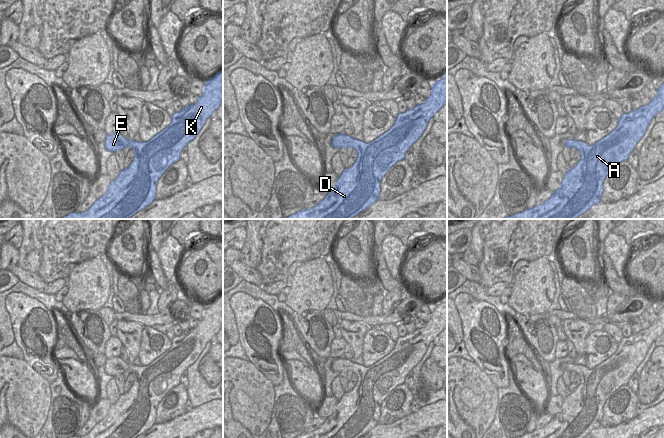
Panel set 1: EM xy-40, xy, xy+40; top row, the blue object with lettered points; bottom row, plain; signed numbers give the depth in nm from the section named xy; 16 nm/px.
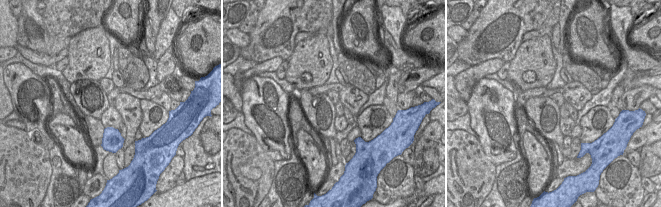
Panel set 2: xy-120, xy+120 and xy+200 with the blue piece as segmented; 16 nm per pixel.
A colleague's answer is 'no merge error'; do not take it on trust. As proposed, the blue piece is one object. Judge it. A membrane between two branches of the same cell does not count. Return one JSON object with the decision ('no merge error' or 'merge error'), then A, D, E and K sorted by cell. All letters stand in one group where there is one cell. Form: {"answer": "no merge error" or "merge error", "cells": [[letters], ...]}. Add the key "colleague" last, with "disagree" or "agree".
{"answer": "no merge error", "cells": [["A", "D", "E", "K"]], "colleague": "agree"}

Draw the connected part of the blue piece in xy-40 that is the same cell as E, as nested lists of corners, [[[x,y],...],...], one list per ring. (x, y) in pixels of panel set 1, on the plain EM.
[[[223,294],[206,304],[203,317],[195,328],[183,331],[180,336],[171,340],[171,347],[147,366],[136,366],[124,362],[120,357],[107,359],[105,373],[116,377],[129,371],[134,374],[131,388],[120,395],[117,402],[110,406],[107,415],[85,436],[70,438],[136,438],[150,429],[156,420],[158,403],[174,387],[180,384],[180,377],[202,353],[205,345],[211,341],[223,327]]]

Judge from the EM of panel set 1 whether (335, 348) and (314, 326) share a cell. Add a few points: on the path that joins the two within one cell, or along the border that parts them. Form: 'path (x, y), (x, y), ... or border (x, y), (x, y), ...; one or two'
border (335, 338), (331, 342), (329, 356); two

